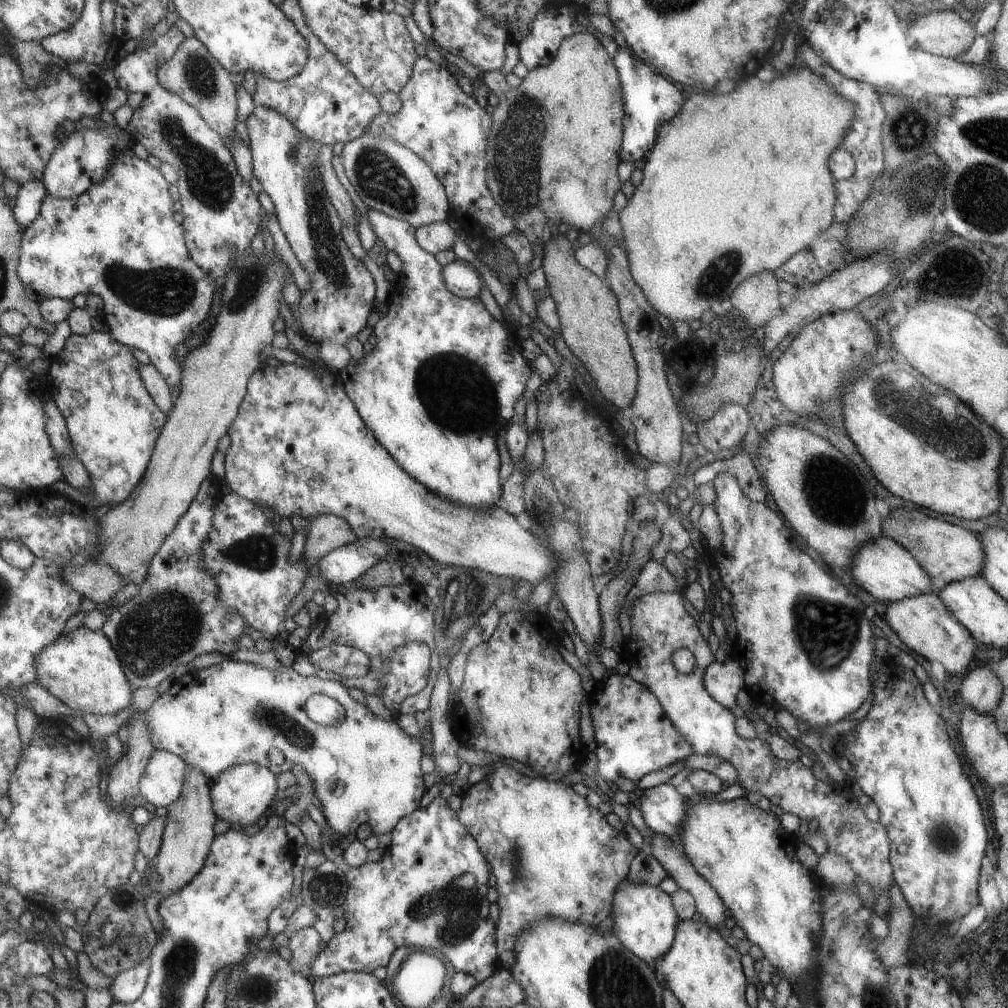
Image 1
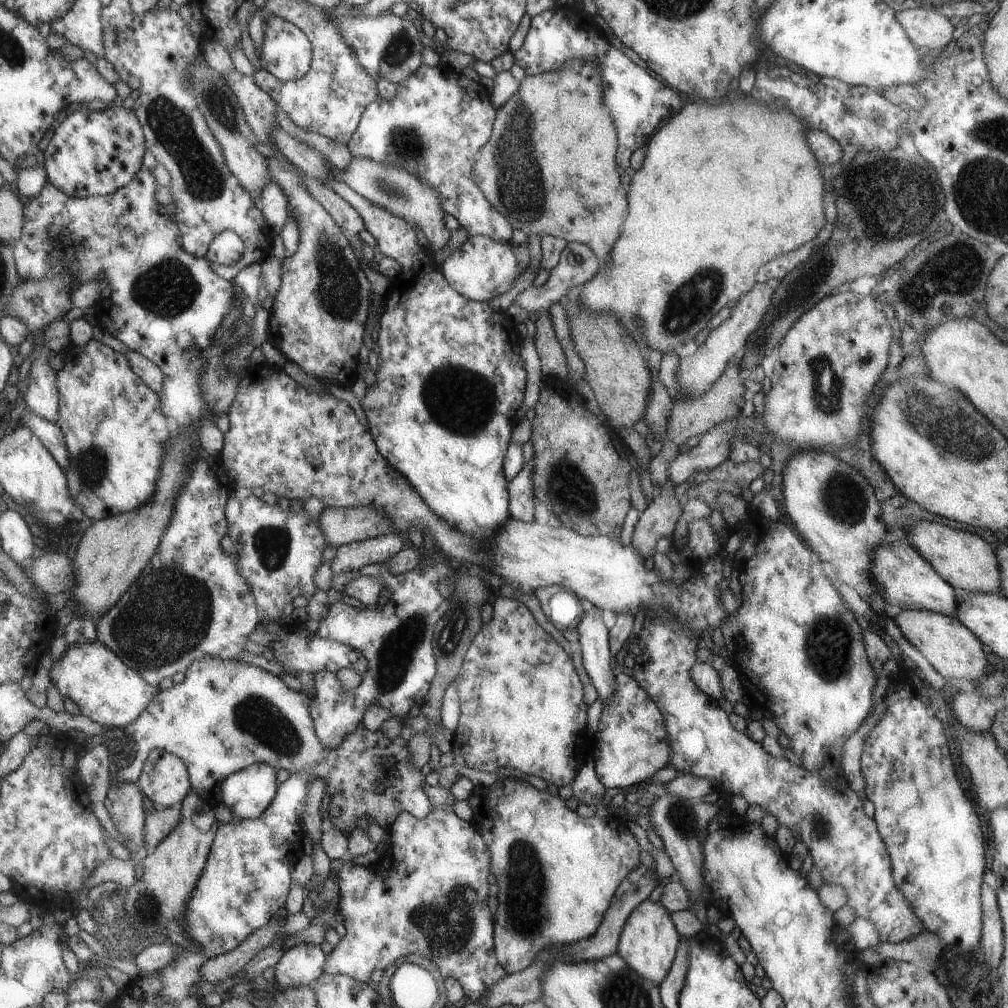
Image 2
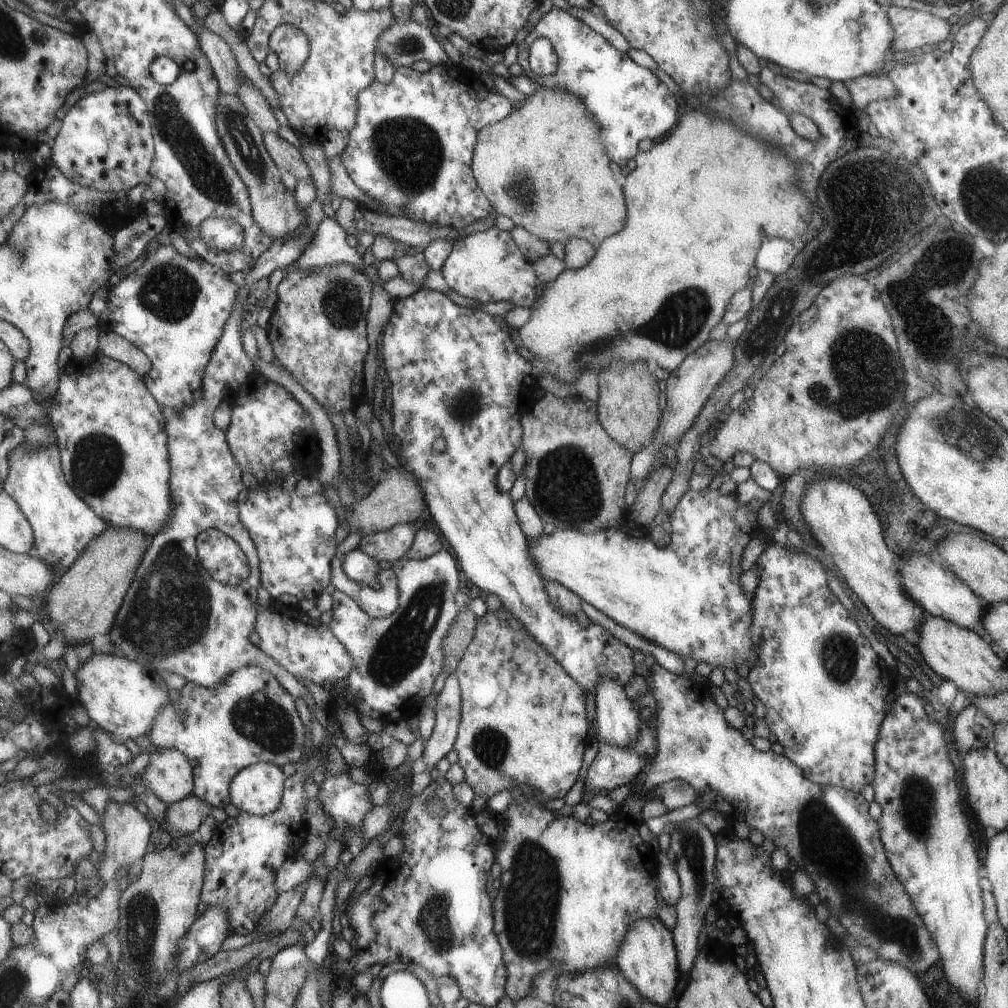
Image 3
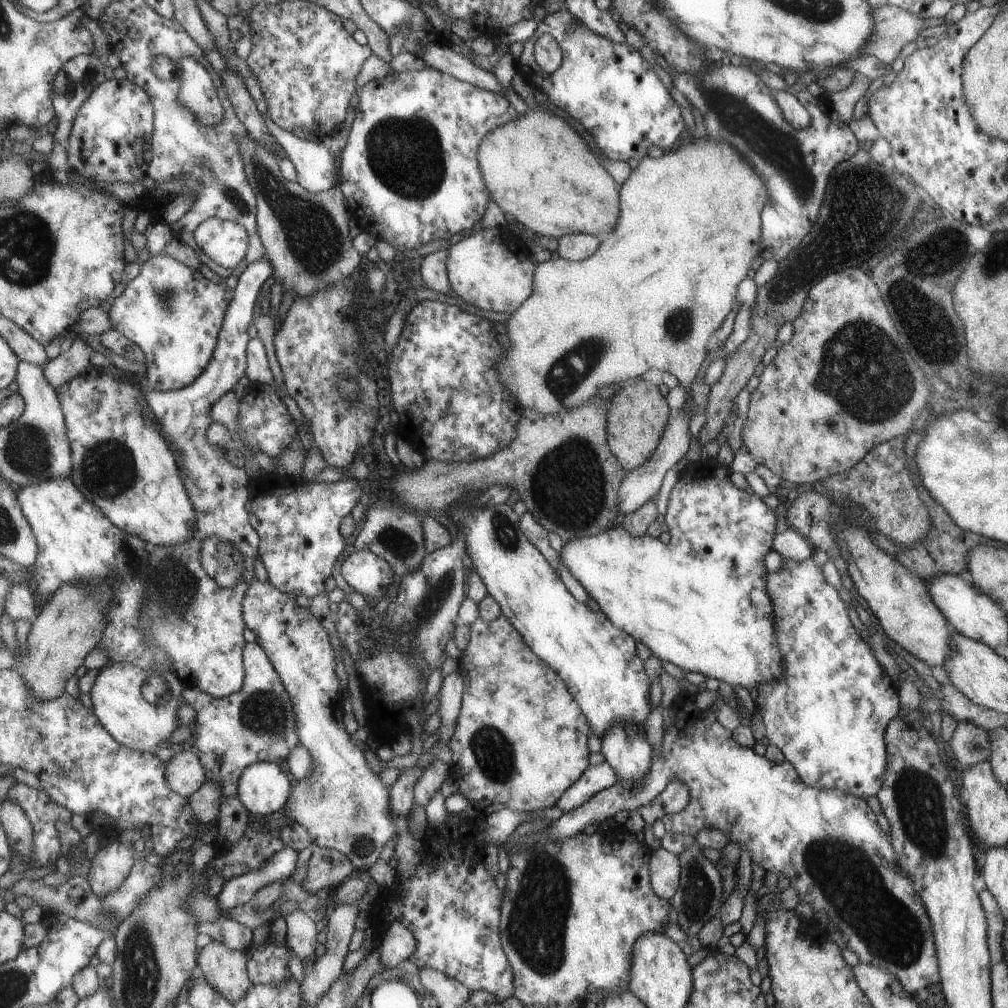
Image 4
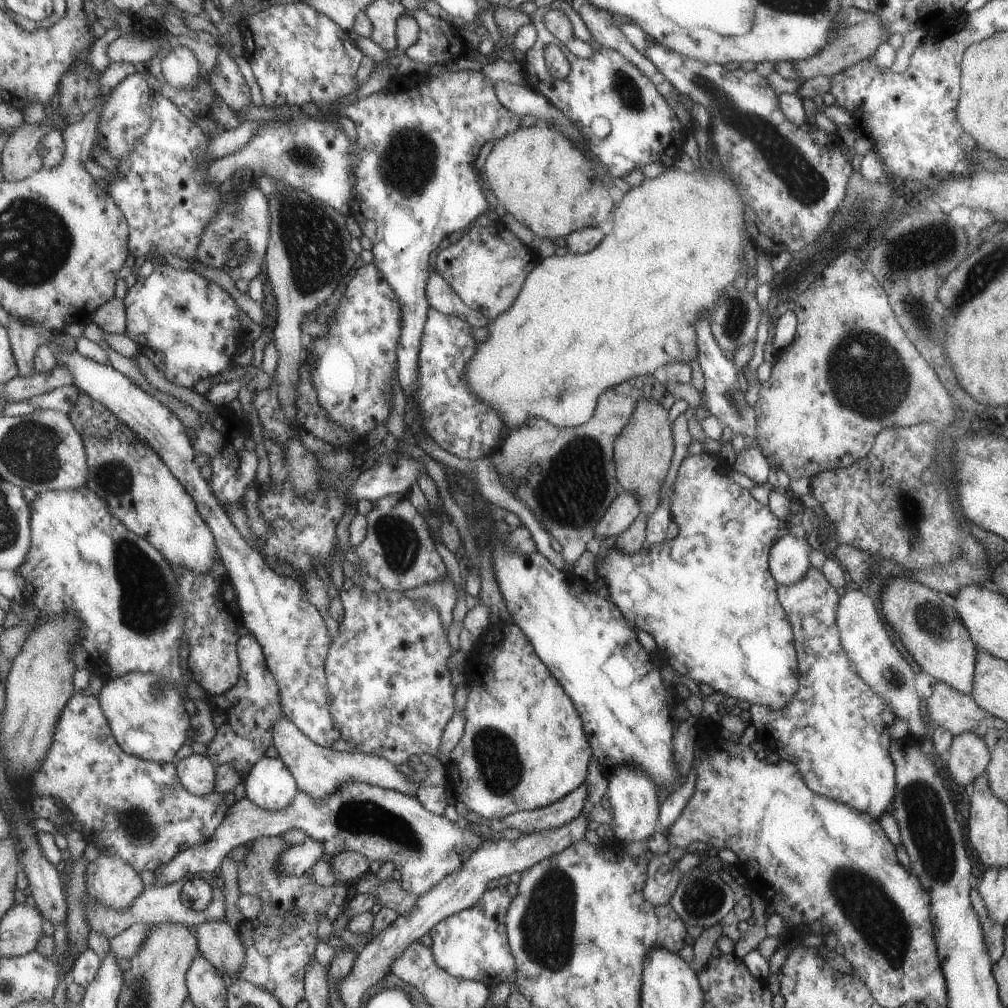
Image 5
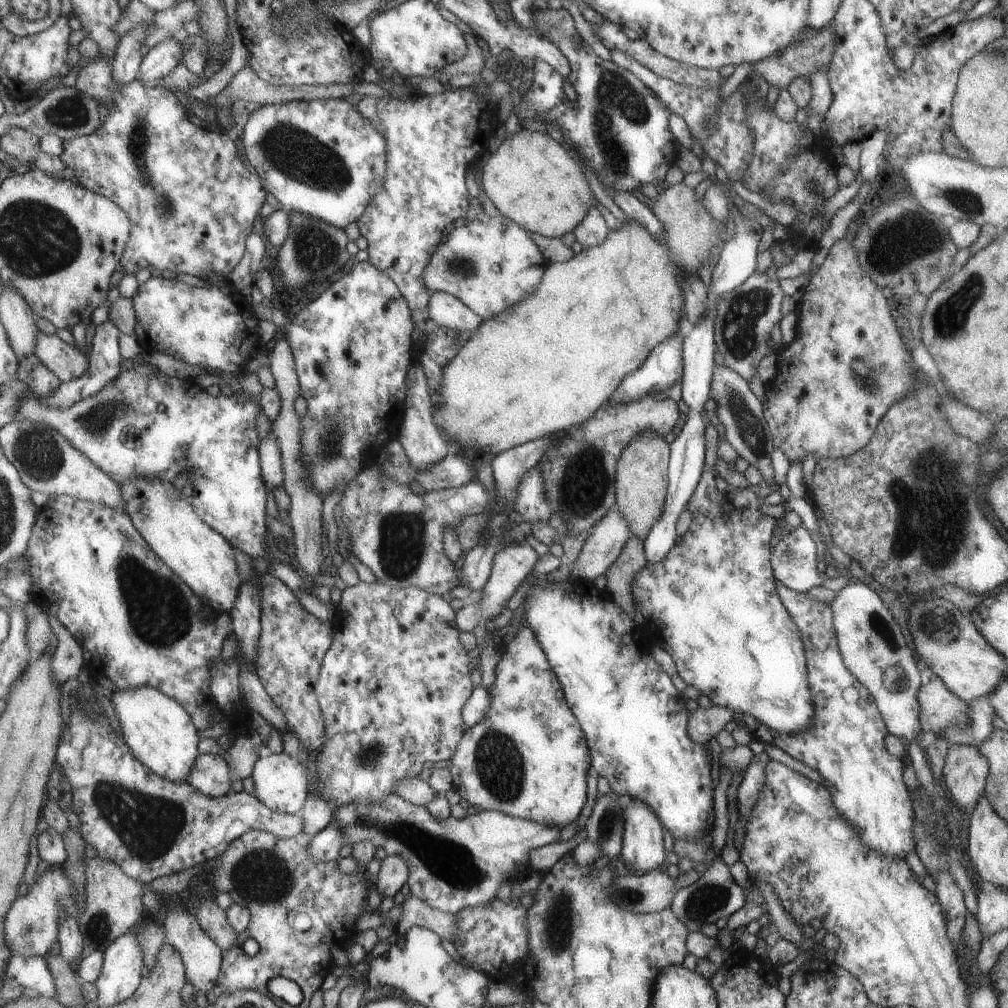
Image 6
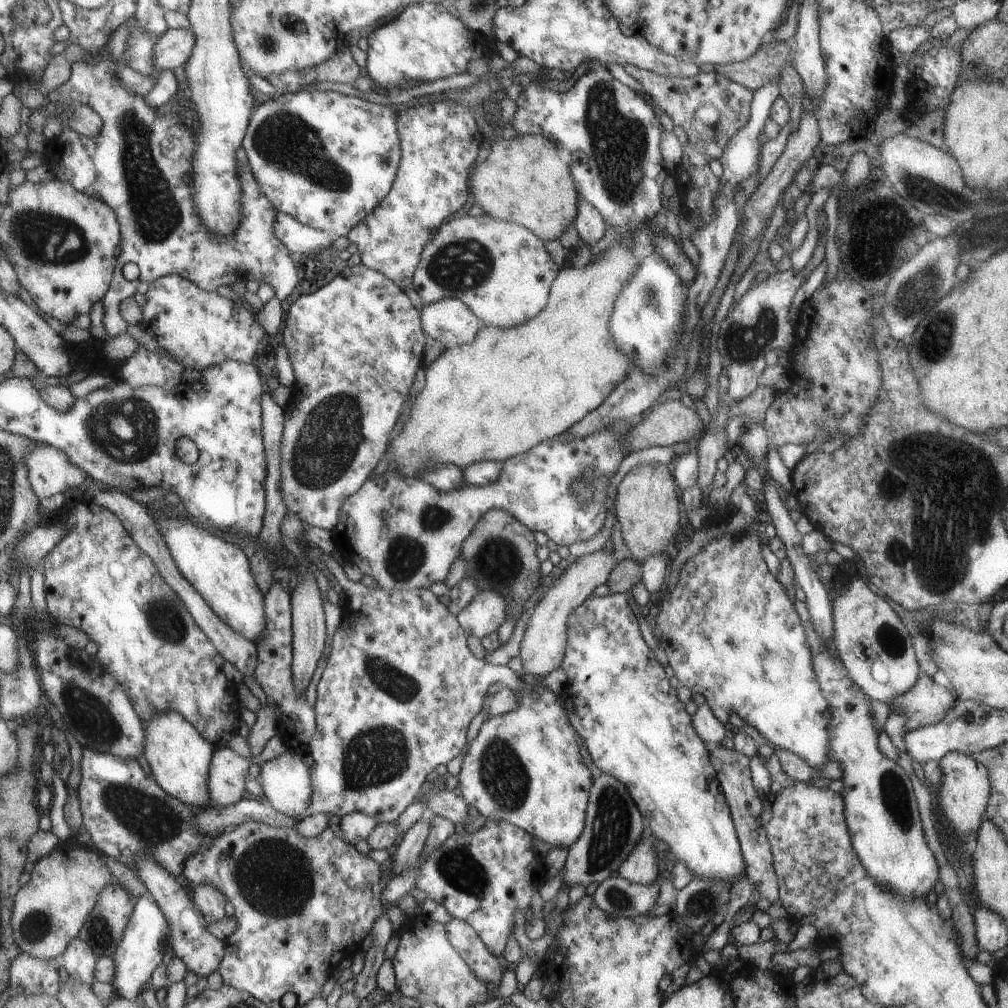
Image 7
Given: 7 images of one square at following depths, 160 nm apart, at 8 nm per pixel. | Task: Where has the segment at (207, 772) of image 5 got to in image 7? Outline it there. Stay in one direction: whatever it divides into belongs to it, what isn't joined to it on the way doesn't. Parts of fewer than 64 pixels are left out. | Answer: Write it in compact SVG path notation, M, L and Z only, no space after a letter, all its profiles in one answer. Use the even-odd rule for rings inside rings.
M225 747L216 750L212 762L209 792L213 803L228 806L244 800L250 760Z

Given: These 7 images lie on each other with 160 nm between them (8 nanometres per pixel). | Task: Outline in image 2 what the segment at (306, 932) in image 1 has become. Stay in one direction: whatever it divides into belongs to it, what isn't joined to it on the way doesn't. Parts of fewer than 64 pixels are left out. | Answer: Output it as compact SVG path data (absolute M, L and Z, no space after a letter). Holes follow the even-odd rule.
M317 940L293 944L275 965L275 977L282 984L279 988L311 985L323 973L320 968L324 956Z

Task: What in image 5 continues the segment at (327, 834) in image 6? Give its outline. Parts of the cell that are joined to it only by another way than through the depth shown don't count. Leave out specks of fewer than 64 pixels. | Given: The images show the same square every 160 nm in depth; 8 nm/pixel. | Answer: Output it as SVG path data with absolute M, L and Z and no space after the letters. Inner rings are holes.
M305 839L301 844L287 847L281 856L278 856L278 869L285 876L301 876L324 852L322 844Z

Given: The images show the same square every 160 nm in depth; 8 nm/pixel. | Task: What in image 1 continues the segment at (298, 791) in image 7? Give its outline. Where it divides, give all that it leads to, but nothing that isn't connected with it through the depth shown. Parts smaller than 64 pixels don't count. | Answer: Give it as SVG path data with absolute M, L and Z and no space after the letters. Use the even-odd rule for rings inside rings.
M245 763L225 771L213 783L213 802L219 819L245 830L254 830L259 818L268 812L279 786L277 774L266 766Z

